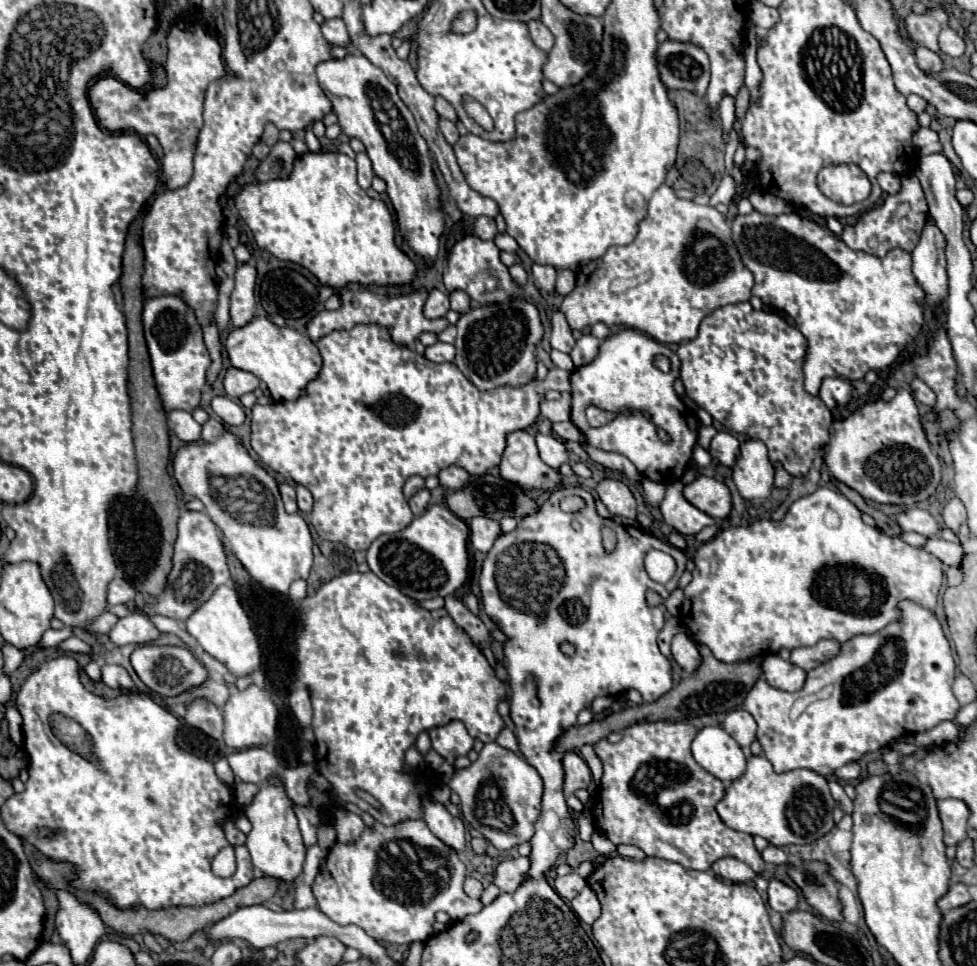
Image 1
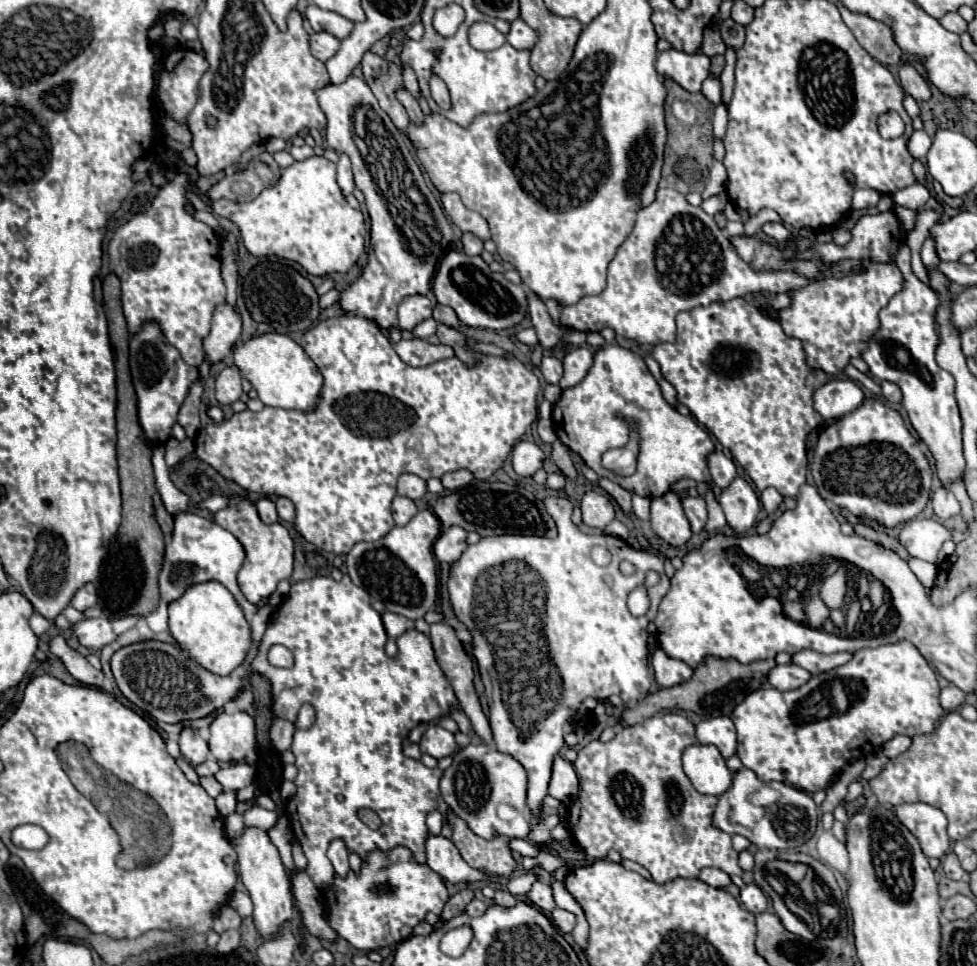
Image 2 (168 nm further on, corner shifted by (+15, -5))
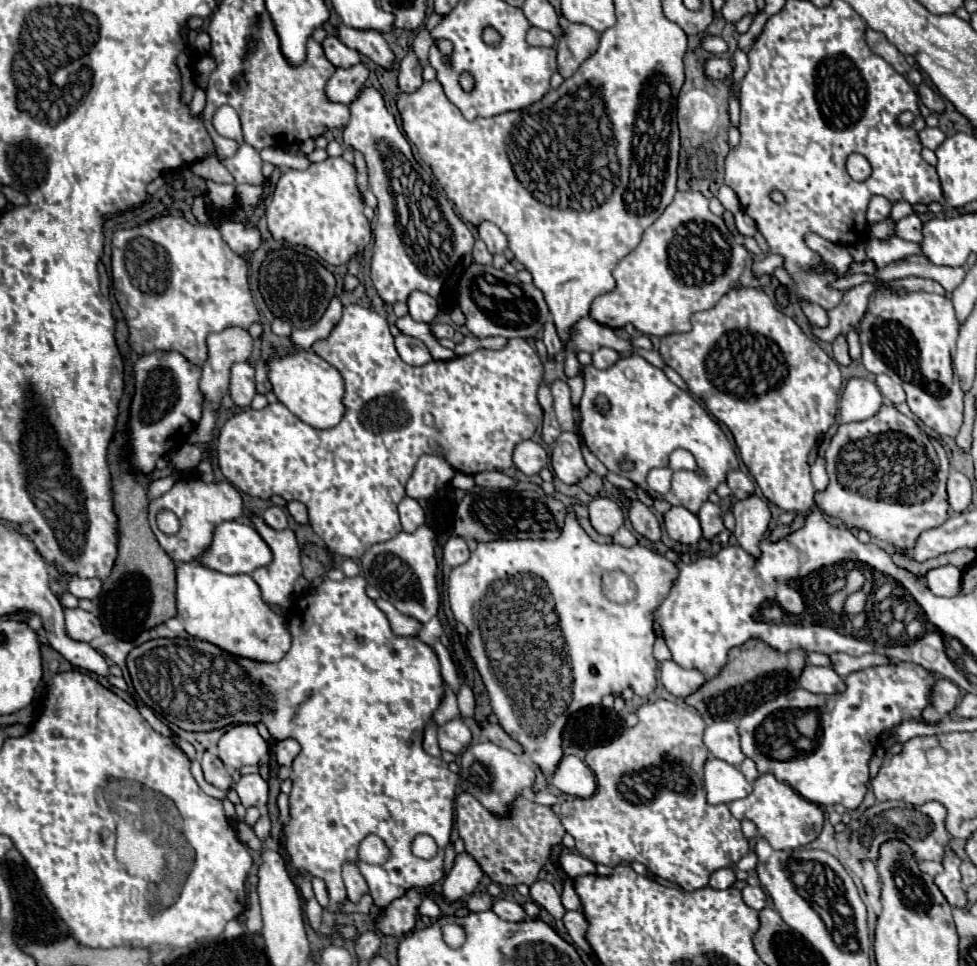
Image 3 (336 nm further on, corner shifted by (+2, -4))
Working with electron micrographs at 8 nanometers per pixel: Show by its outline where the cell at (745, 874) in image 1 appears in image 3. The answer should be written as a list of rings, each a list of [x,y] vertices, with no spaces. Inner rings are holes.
[[[720,868],[718,872],[714,872],[714,874],[710,876],[710,886],[712,886],[712,888],[718,888],[718,890],[726,890],[726,888],[730,888],[734,882],[736,882],[736,876],[734,876],[734,872],[732,872],[730,868]]]

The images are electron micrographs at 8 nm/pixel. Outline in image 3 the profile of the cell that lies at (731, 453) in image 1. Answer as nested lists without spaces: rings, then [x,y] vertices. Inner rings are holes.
[[[730,470],[728,472],[728,486],[732,490],[732,494],[742,500],[746,496],[750,496],[754,492],[754,482],[748,478],[748,474],[744,474],[742,470]]]

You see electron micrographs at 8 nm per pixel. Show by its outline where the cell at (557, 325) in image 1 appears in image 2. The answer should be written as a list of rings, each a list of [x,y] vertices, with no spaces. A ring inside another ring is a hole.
[[[543,355],[541,373],[543,373],[543,377],[545,377],[547,383],[557,385],[559,379],[563,377],[563,365],[561,365],[561,361],[557,361],[557,357],[553,357],[553,355]]]

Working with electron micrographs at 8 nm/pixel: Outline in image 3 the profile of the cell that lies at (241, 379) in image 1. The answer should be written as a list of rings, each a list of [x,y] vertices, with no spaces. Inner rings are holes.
[[[240,362],[232,366],[232,378],[230,378],[230,396],[238,406],[250,406],[252,398],[256,394],[256,382],[254,382],[254,366],[248,362]]]

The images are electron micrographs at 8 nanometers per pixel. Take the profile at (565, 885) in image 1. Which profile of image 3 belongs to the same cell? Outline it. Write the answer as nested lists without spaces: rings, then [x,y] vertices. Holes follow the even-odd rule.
[[[546,880],[534,882],[534,884],[530,886],[530,896],[532,896],[532,900],[534,900],[536,904],[544,906],[544,908],[554,916],[556,922],[562,920],[566,908],[562,906],[560,894],[556,892],[556,888],[554,888],[550,882],[546,882]]]

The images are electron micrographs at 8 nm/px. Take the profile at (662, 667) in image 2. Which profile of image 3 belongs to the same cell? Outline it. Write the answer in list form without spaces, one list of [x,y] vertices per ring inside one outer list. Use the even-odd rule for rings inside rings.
[[[666,660],[660,664],[660,678],[664,688],[674,694],[676,698],[684,698],[692,692],[696,692],[704,682],[704,674],[698,670],[686,670],[678,666],[674,660]]]

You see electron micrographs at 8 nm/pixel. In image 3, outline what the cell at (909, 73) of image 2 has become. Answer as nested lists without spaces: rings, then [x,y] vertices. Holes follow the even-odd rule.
[[[922,82],[922,84],[916,88],[916,92],[918,92],[920,100],[924,102],[924,106],[930,108],[932,112],[938,112],[938,114],[940,114],[940,112],[944,110],[944,100],[942,100],[942,96],[936,94],[926,82]]]

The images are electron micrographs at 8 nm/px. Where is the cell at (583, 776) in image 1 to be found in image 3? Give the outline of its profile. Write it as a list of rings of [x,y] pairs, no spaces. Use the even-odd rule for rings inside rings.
[[[564,756],[558,764],[552,784],[562,790],[564,794],[578,796],[578,798],[590,798],[596,790],[596,780],[586,762],[582,762],[578,756]]]

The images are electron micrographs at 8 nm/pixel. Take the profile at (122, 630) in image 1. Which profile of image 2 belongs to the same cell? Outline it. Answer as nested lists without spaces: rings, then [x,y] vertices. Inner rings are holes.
[[[107,617],[83,619],[79,623],[73,623],[71,631],[79,639],[79,643],[87,649],[101,649],[101,647],[113,643],[117,637],[111,631],[111,621]]]

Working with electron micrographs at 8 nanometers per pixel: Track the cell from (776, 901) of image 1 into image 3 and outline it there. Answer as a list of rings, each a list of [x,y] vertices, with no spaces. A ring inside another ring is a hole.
[[[746,886],[742,890],[742,898],[754,910],[762,910],[766,906],[766,894],[764,894],[764,890],[760,886]]]

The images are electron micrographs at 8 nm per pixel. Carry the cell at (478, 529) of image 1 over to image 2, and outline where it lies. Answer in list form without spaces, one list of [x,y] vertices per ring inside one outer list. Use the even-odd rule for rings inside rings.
[[[449,527],[439,535],[439,539],[433,545],[433,555],[439,563],[453,563],[461,553],[467,549],[465,543],[465,531],[461,527]]]

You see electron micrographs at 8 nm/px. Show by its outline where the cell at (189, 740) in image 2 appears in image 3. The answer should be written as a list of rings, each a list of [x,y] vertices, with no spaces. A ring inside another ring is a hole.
[[[212,750],[200,754],[200,764],[202,764],[202,770],[204,770],[206,782],[214,784],[216,788],[220,788],[224,792],[232,786],[232,778],[230,778],[226,766],[222,764],[222,760],[218,760],[218,756]]]

